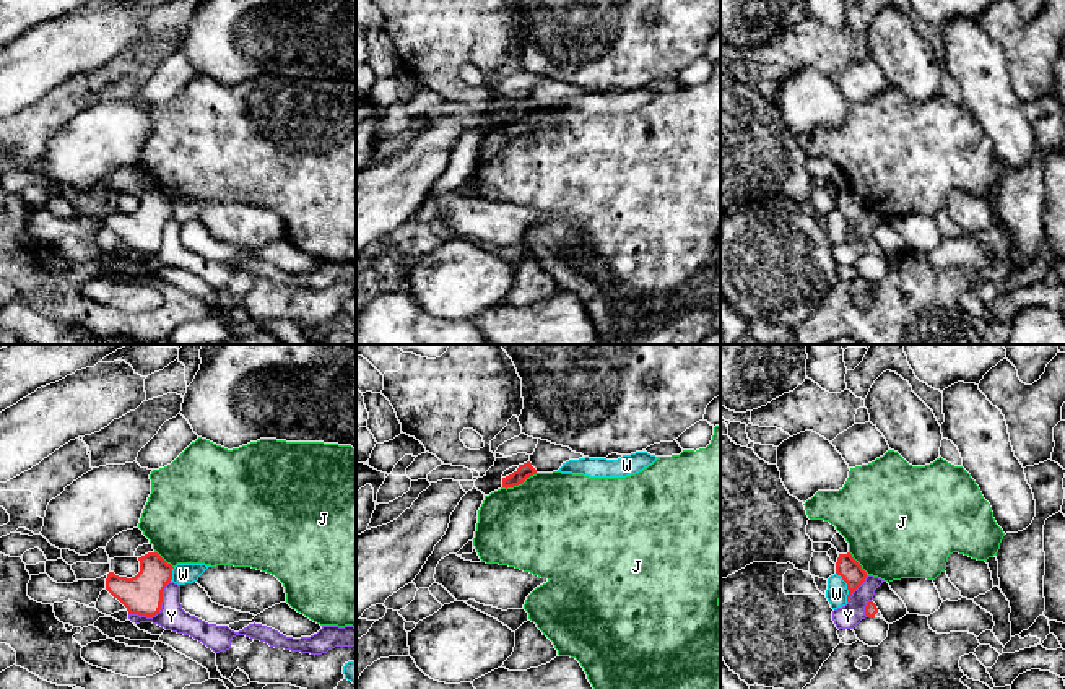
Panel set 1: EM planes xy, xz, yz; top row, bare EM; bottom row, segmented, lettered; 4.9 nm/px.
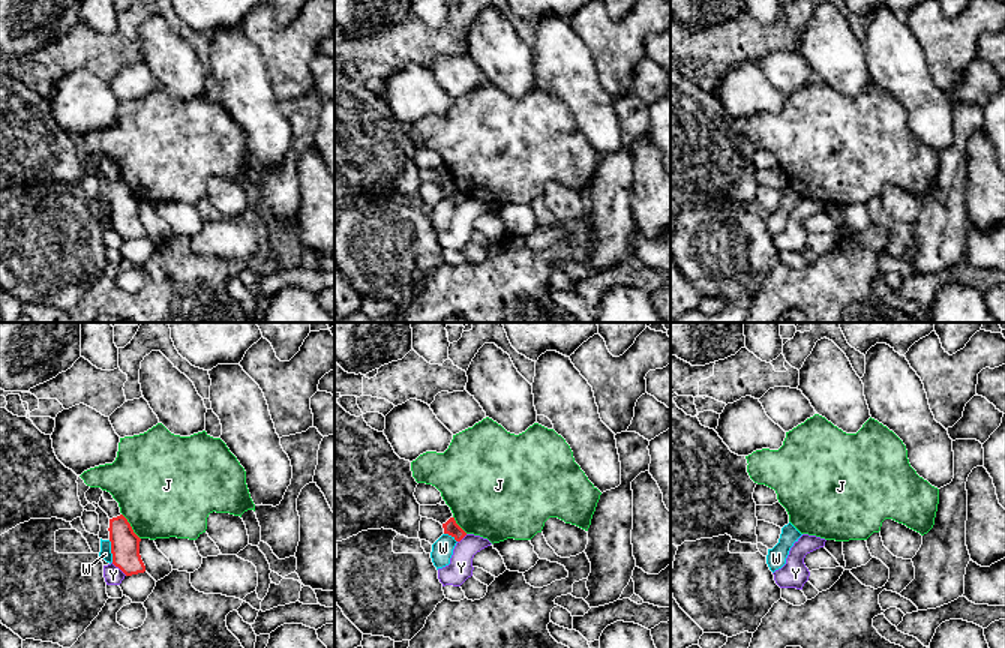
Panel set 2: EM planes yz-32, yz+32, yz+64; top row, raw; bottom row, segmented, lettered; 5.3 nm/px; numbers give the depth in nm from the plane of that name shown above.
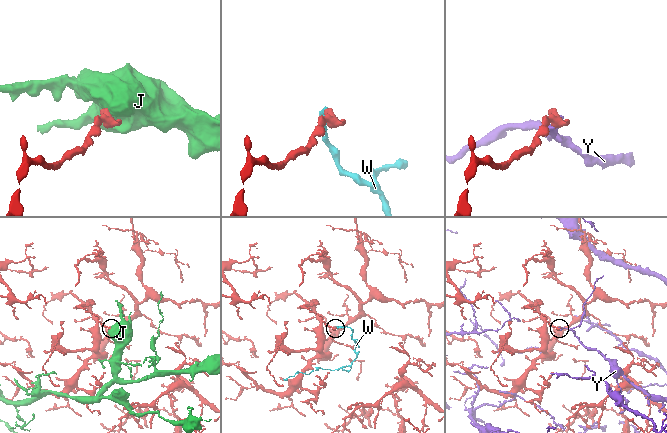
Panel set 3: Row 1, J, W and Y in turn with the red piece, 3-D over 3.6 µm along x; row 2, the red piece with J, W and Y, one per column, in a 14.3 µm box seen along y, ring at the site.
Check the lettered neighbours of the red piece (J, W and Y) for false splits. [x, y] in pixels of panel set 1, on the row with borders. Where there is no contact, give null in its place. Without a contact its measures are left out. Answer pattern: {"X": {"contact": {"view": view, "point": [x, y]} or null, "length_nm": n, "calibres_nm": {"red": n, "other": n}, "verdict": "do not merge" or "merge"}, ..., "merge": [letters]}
{"J": {"contact": {"view": "xz", "point": [519, 483]}, "length_nm": 190, "calibres_nm": {"red": 70, "other": 480}, "verdict": "do not merge"}, "W": {"contact": {"view": "yz", "point": [847, 587]}, "length_nm": 160, "calibres_nm": {"red": 110, "other": 110}, "verdict": "do not merge"}, "Y": {"contact": {"view": "xy", "point": [158, 611]}, "length_nm": 260, "calibres_nm": {"red": 200, "other": 140}, "verdict": "do not merge"}, "merge": []}

